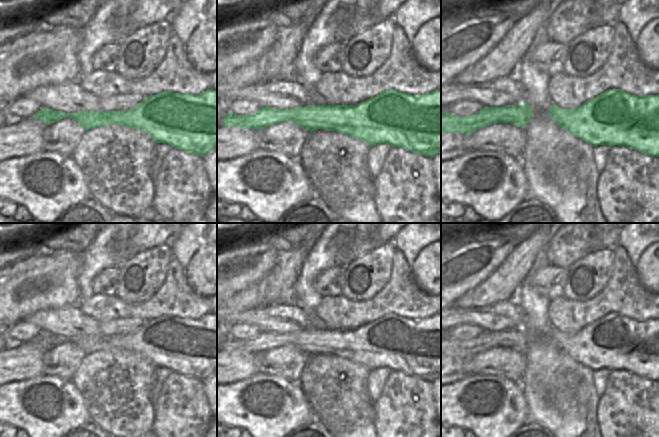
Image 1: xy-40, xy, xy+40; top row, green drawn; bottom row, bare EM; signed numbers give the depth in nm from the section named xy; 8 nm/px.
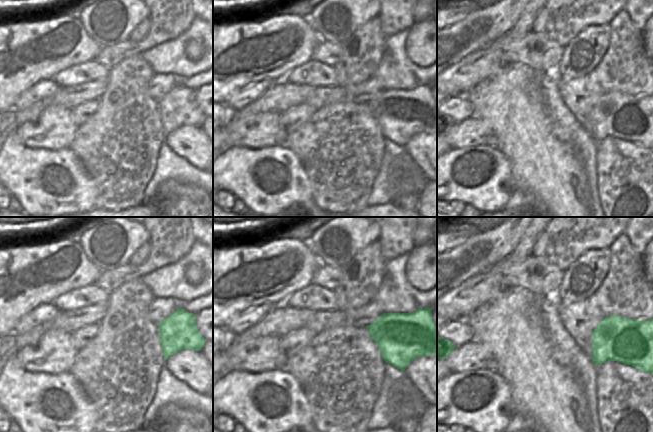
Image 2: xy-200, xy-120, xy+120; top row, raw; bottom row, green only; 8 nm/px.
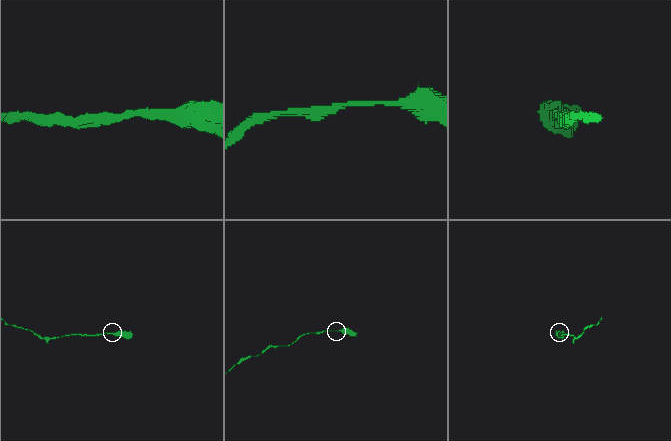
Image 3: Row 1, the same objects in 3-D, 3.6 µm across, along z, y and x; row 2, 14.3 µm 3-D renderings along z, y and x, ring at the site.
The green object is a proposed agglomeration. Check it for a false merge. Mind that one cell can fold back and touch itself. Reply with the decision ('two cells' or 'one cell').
one cell

